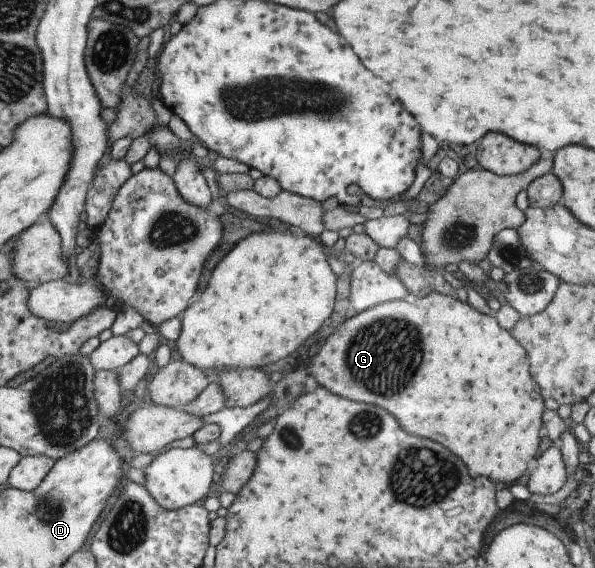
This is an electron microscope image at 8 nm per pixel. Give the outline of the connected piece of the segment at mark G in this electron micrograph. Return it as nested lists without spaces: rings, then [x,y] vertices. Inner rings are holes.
[[[428,292],[424,297],[416,298],[414,302],[410,303],[400,299],[376,304],[350,318],[346,318],[328,333],[330,335],[326,336],[323,345],[311,358],[306,368],[308,375],[312,375],[318,385],[338,397],[346,397],[346,399],[354,399],[354,401],[364,401],[364,403],[372,403],[372,405],[378,405],[378,407],[386,409],[398,421],[398,425],[402,429],[406,429],[406,433],[432,439],[436,443],[440,441],[442,447],[450,449],[450,453],[454,453],[456,457],[460,457],[464,461],[464,465],[468,467],[470,477],[484,475],[488,479],[496,479],[494,483],[498,487],[508,487],[514,484],[514,481],[521,475],[527,473],[529,467],[534,462],[534,455],[536,455],[538,442],[541,439],[538,437],[538,429],[542,427],[540,415],[542,415],[544,410],[542,404],[544,395],[529,372],[529,361],[526,352],[512,337],[510,332],[498,326],[493,315],[482,314],[470,306],[468,302],[460,301],[457,297],[452,298],[448,294]]]

